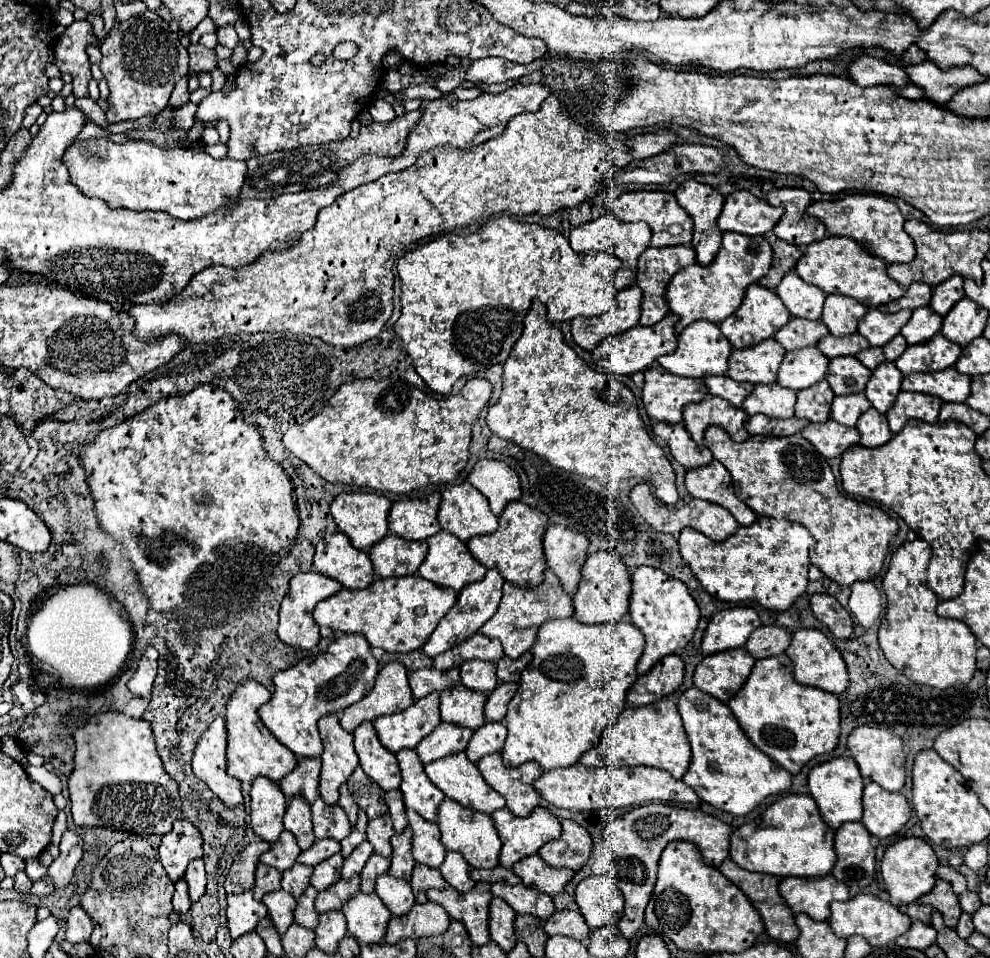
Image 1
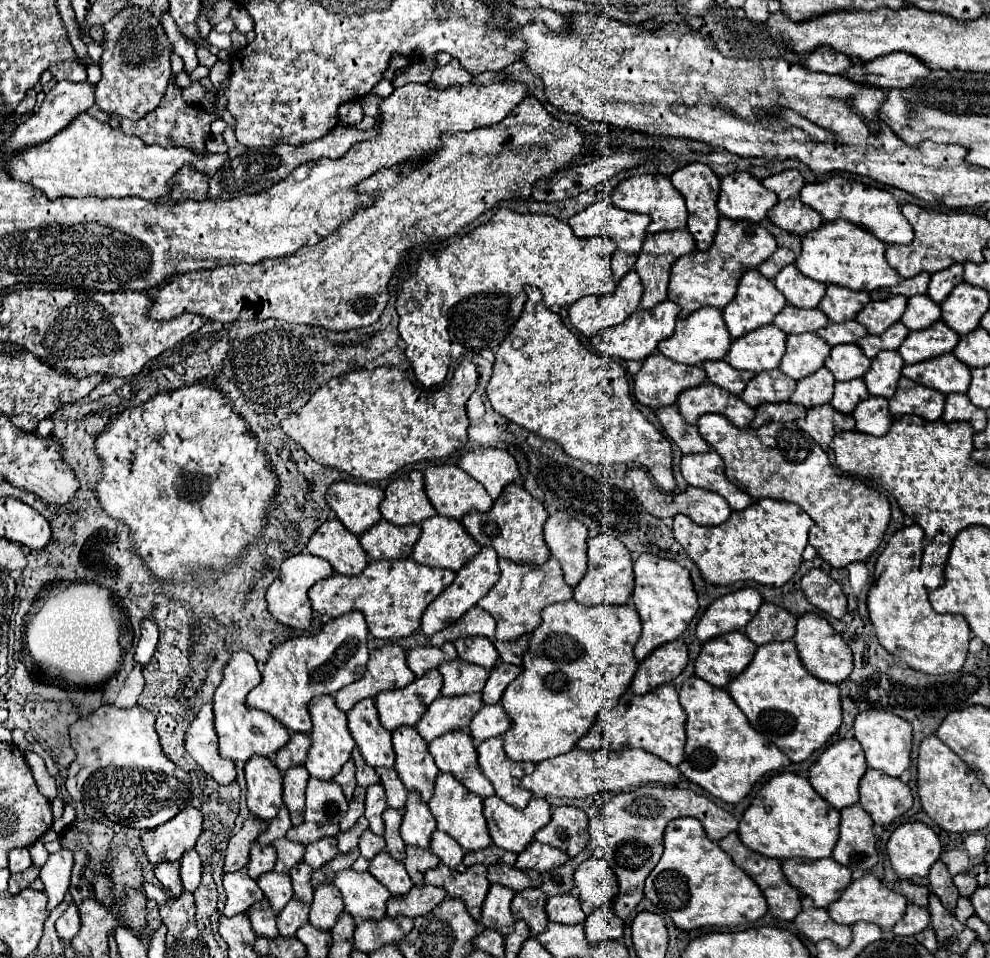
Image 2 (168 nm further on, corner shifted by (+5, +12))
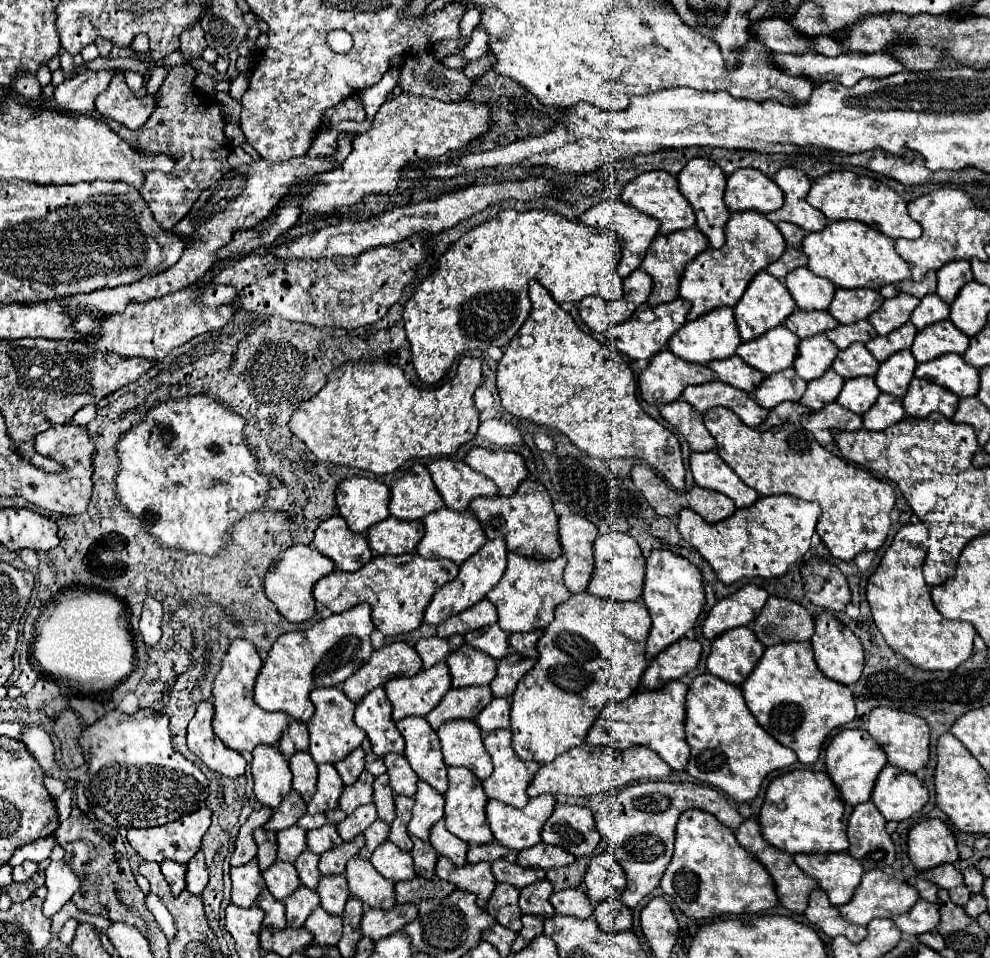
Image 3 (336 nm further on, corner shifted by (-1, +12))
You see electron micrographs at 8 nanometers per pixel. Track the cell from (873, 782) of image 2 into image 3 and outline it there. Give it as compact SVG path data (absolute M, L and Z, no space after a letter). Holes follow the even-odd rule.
M887 764L877 778L871 800L885 820L901 822L917 814L929 802L929 790L915 774Z

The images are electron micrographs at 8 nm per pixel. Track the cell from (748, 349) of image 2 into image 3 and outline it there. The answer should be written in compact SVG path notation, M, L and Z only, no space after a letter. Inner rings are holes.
M781 324L751 342L743 342L737 348L737 354L747 360L751 368L765 374L773 374L793 366L799 342L801 338Z

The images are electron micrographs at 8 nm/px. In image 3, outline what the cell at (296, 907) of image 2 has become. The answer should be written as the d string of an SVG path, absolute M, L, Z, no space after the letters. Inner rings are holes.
M301 884L291 896L287 896L285 906L287 906L287 924L291 928L301 928L307 916L319 906L319 896L315 890Z

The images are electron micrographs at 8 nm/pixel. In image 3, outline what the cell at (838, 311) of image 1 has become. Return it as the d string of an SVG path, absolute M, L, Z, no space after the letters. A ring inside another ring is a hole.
M837 288L829 312L839 320L839 324L853 324L857 320L865 320L883 304L883 300L885 298L871 288Z

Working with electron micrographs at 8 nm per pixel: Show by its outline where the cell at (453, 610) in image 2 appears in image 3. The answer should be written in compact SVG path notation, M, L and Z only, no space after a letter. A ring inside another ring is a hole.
M489 540L479 552L475 552L471 558L467 558L459 566L459 574L451 582L447 582L443 588L439 588L433 594L433 600L429 602L429 606L425 610L425 622L433 624L433 626L439 626L445 618L455 616L457 612L463 612L465 608L483 600L485 594L501 580L501 576L505 572L505 562L507 562L505 540Z

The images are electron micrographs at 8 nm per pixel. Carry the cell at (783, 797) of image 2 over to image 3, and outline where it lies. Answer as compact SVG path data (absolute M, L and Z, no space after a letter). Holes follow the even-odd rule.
M791 770L769 784L767 796L759 814L759 824L769 844L789 854L843 852L849 848L845 808L847 808L847 818L849 818L853 808L845 804L845 800L841 798L837 786L833 784L827 772Z

